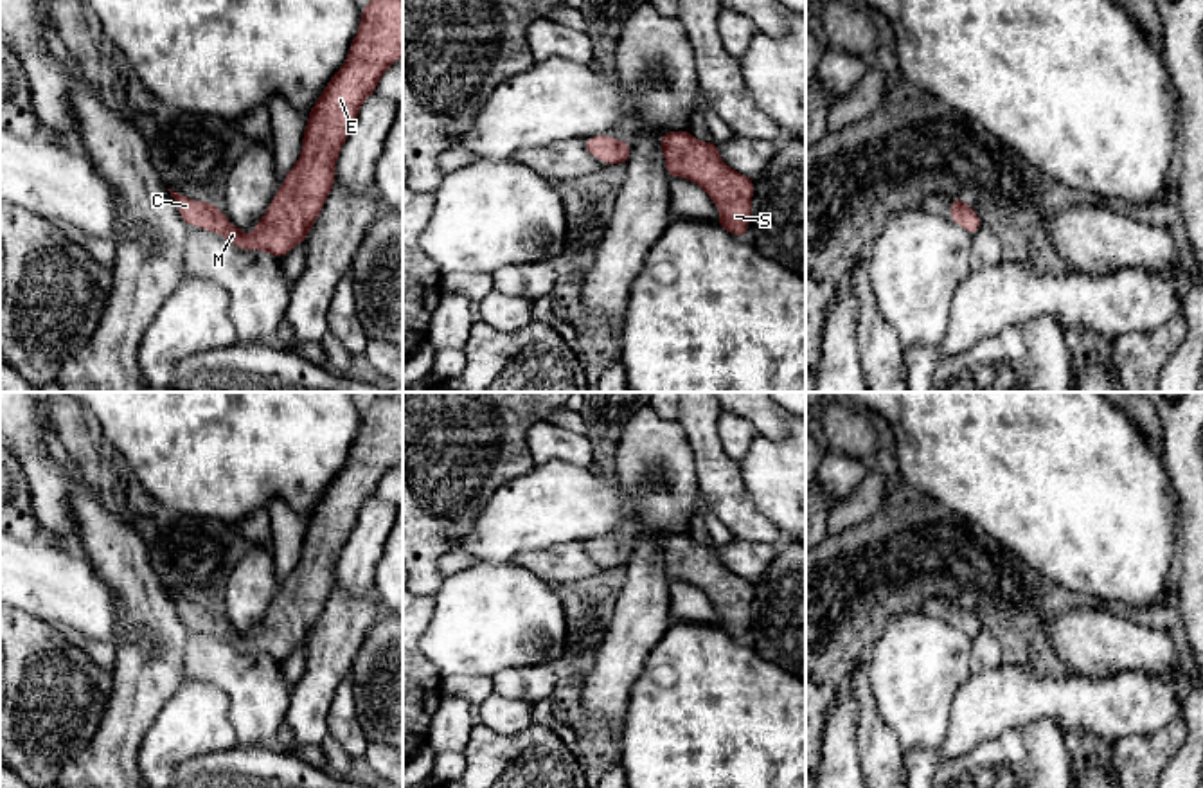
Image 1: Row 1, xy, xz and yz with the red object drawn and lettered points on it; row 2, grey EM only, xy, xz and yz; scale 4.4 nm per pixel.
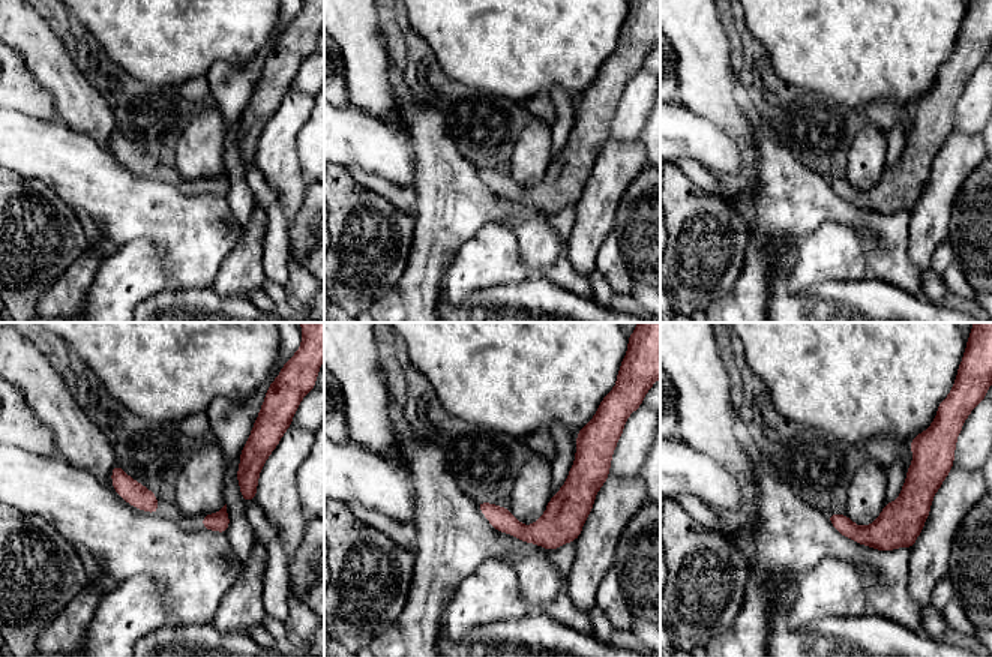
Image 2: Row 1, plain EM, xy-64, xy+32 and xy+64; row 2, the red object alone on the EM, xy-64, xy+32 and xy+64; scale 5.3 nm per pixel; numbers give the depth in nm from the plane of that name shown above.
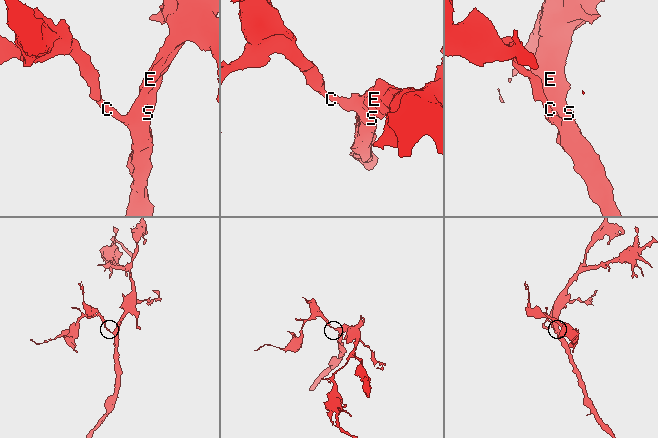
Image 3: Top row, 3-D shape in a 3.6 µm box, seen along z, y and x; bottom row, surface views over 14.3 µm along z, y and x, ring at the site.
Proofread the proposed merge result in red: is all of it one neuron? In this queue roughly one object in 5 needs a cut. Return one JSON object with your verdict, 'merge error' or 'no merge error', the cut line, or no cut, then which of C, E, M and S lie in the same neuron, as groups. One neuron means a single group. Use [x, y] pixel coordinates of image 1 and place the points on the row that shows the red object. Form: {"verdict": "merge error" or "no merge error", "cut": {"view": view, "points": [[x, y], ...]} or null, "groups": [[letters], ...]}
{"verdict": "no merge error", "cut": null, "groups": [["C", "E", "M", "S"]]}

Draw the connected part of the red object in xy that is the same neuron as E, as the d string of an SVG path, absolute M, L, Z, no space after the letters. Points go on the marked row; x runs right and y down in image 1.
M370 0L361 9L358 32L349 47L347 61L325 85L320 99L309 110L302 139L302 153L291 171L284 176L266 214L255 223L254 234L236 228L221 209L209 201L194 201L180 193L171 193L182 219L189 227L200 225L205 230L227 237L243 250L263 250L282 259L295 245L306 241L325 198L334 187L336 158L345 144L361 103L376 92L379 77L403 56L403 0Z

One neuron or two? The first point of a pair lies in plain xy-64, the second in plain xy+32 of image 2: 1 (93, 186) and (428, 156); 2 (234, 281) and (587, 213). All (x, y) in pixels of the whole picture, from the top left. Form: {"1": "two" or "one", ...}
{"1": "two", "2": "one"}

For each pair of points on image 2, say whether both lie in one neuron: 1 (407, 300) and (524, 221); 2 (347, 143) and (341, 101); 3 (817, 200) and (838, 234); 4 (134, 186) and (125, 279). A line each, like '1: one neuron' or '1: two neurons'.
1: two neurons
2: two neurons
3: two neurons
4: two neurons

